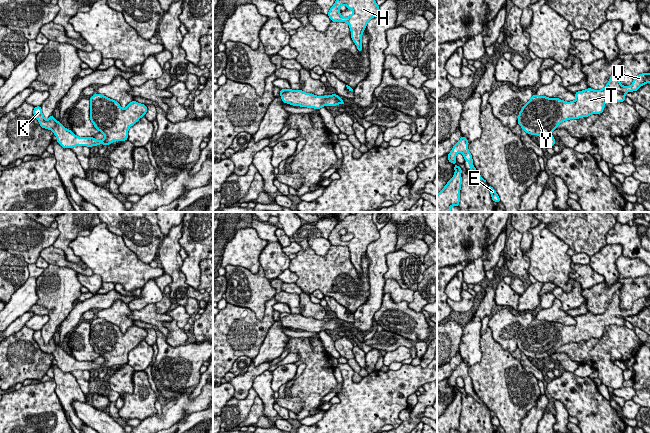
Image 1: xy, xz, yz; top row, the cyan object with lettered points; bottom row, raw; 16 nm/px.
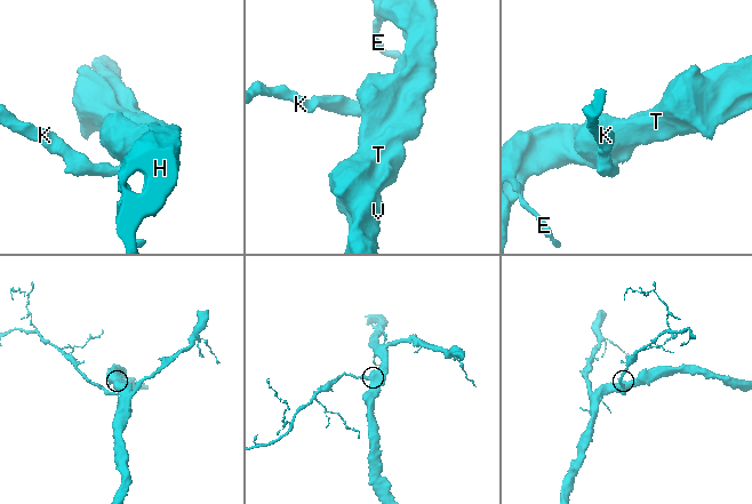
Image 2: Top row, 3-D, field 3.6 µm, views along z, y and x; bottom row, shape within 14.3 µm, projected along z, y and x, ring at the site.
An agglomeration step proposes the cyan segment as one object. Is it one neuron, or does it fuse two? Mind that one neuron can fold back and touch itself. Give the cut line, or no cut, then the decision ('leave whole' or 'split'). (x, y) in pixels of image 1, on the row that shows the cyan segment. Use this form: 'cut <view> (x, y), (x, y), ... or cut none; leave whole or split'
cut none; leave whole

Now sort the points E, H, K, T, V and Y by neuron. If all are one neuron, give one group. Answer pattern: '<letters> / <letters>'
E H K T V Y

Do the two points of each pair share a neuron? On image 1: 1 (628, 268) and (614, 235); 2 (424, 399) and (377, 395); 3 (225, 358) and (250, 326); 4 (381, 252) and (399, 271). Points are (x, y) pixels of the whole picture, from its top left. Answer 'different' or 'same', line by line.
1: different
2: different
3: same
4: different

